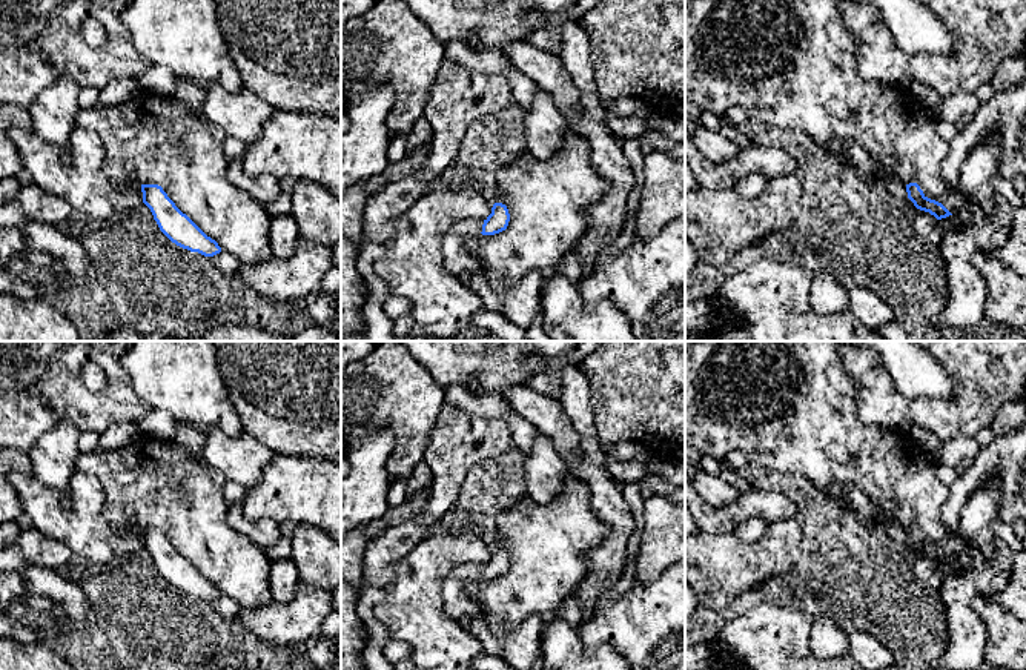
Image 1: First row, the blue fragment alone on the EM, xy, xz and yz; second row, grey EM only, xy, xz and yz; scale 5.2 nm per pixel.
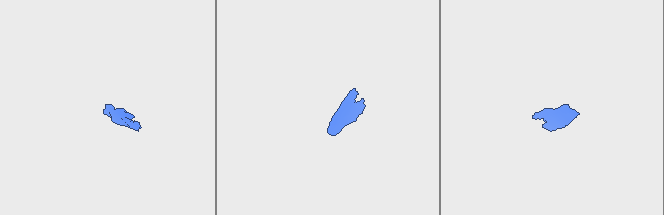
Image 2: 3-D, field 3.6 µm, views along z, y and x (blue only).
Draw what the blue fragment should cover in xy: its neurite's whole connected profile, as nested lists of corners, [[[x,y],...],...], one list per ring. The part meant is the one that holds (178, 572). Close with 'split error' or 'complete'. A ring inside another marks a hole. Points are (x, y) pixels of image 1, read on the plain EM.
[[[141,529],[143,547],[151,553],[160,575],[177,590],[204,601],[221,596],[215,584],[207,581],[158,529]]] | complete

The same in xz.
[[[495,547],[491,558],[482,564],[465,564],[453,570],[452,576],[459,581],[495,579],[507,573],[510,558],[505,549]]] | split error

